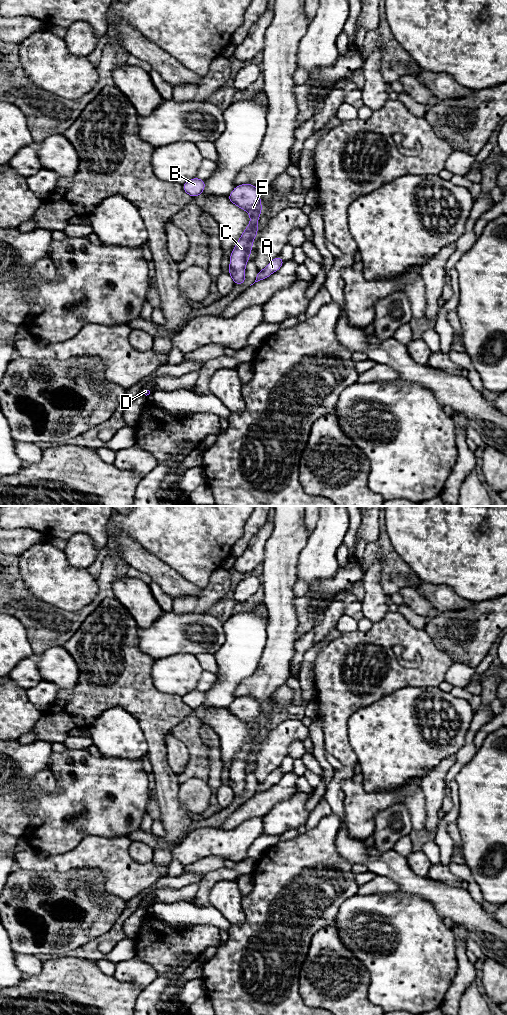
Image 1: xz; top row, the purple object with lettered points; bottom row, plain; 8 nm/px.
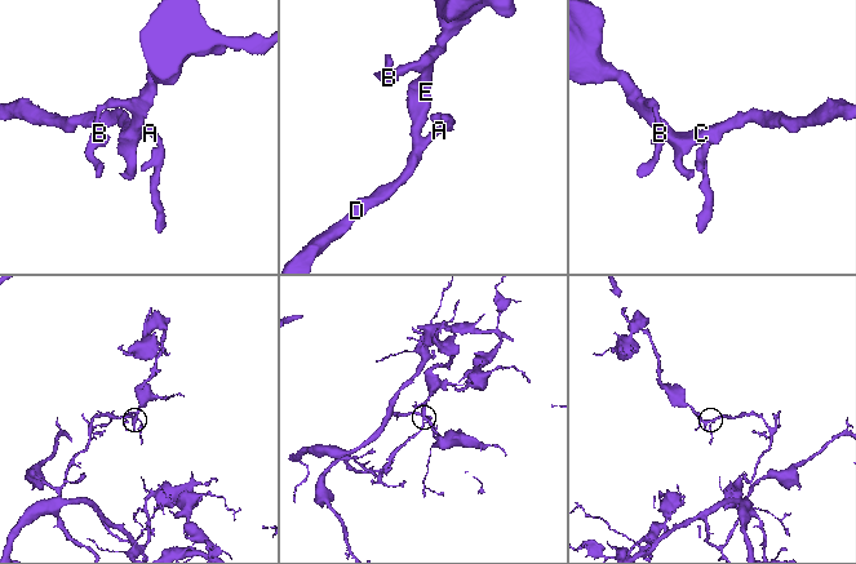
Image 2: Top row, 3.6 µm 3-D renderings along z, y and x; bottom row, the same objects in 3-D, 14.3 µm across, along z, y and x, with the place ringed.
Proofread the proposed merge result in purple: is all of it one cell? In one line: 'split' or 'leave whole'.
leave whole

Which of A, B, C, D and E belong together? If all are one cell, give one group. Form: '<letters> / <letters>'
A B C D E

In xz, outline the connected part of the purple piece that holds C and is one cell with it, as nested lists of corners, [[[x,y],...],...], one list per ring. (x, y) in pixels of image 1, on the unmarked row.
[[[252,696],[236,698],[227,711],[241,721],[246,722],[251,729],[250,736],[235,757],[229,773],[230,780],[228,785],[231,787],[234,796],[238,797],[245,795],[244,782],[250,770],[254,750],[259,743],[257,735],[262,723],[262,717],[260,714],[260,704]]]

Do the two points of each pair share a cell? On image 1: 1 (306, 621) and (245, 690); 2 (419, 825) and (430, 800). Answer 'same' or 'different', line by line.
1: different
2: different

